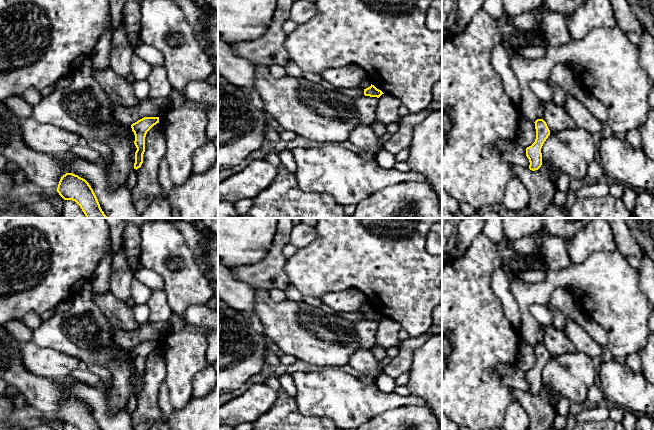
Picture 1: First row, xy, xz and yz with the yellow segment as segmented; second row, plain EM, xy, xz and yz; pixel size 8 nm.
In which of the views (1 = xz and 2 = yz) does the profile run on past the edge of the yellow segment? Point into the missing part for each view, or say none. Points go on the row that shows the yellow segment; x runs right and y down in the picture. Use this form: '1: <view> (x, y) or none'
1: none
2: none

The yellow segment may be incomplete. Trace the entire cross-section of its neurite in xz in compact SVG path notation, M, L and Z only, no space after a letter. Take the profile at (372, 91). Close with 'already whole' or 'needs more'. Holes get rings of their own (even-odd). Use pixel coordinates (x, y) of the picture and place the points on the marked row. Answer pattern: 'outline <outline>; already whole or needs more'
outline M371 84L370 87L364 89L364 95L370 97L379 98L382 94L384 94L381 90L377 89L374 85Z; already whole

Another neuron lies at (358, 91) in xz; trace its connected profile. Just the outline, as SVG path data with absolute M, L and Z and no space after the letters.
M322 80L321 84L326 89L341 91L346 96L354 98L354 99L357 98L358 96L364 95L364 89L362 89L361 87L356 87L356 88L352 88L352 89L342 89L342 90L339 90L334 85L332 85L331 83L329 83L329 82L325 81L325 80Z

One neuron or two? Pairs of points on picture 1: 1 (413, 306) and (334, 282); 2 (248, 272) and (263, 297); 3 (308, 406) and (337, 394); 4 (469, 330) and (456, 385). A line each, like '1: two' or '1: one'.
1: one
2: two
3: one
4: one

